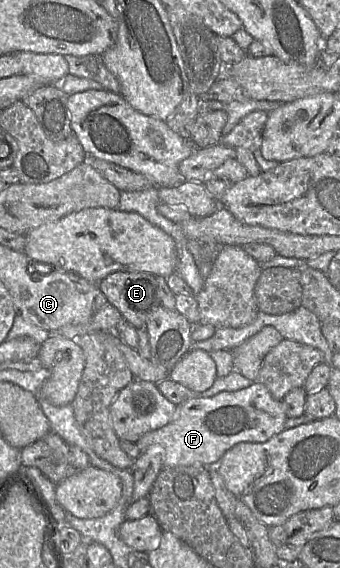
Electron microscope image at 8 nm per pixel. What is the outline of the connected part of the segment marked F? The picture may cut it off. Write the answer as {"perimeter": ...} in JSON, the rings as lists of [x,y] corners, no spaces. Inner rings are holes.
{"perimeter":[[[254,381],[251,386],[238,391],[225,391],[212,397],[195,397],[177,406],[175,417],[167,425],[143,434],[135,443],[141,453],[151,445],[161,445],[164,448],[162,468],[176,466],[215,467],[224,453],[234,445],[241,442],[266,442],[285,430],[284,423],[287,420],[283,401],[274,399],[267,388],[257,381]]]}

